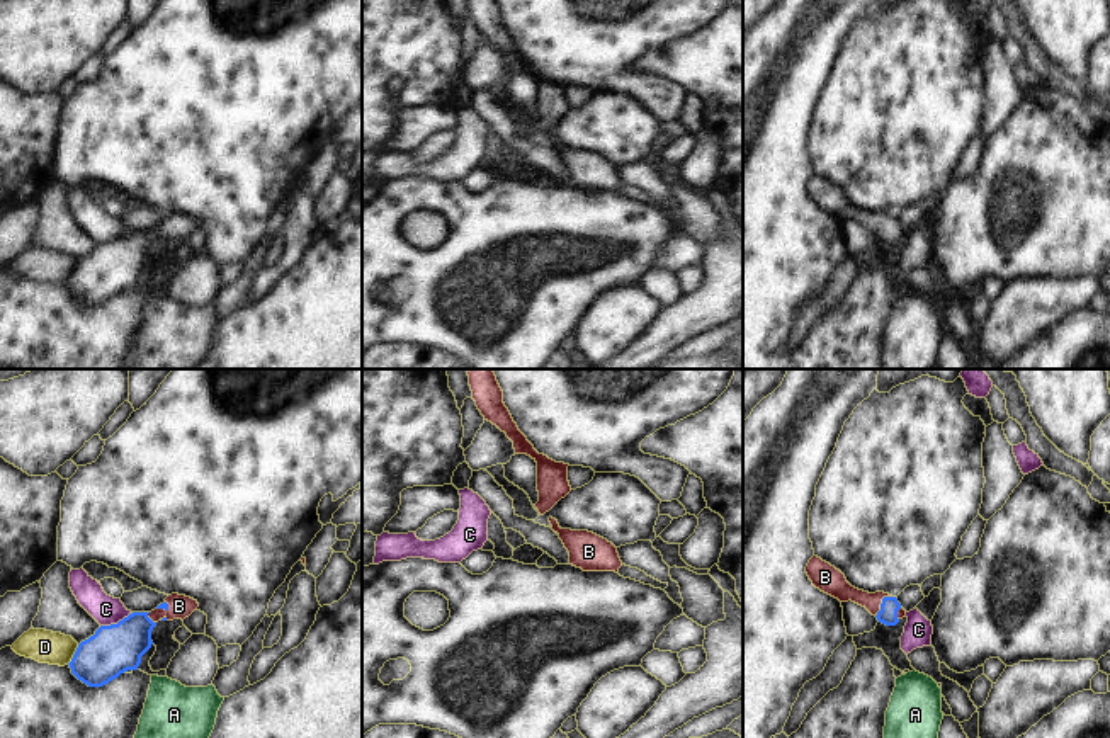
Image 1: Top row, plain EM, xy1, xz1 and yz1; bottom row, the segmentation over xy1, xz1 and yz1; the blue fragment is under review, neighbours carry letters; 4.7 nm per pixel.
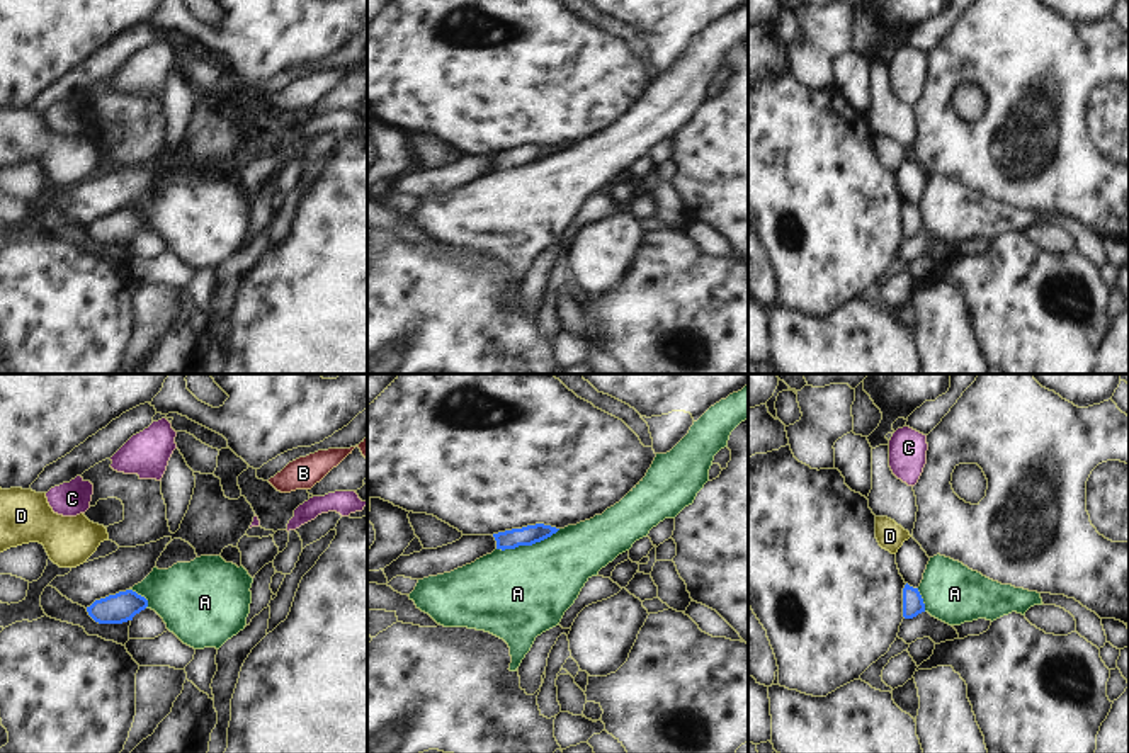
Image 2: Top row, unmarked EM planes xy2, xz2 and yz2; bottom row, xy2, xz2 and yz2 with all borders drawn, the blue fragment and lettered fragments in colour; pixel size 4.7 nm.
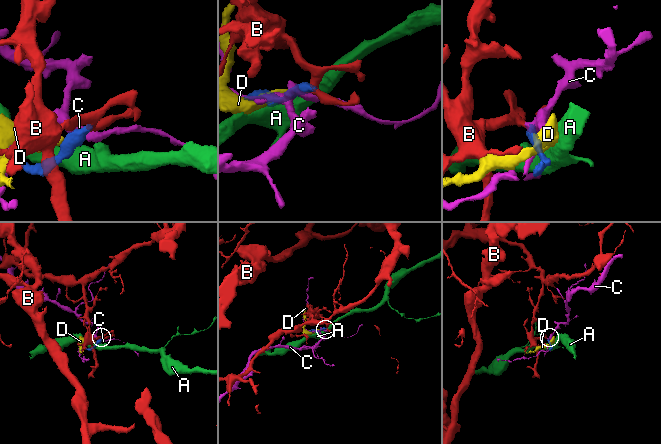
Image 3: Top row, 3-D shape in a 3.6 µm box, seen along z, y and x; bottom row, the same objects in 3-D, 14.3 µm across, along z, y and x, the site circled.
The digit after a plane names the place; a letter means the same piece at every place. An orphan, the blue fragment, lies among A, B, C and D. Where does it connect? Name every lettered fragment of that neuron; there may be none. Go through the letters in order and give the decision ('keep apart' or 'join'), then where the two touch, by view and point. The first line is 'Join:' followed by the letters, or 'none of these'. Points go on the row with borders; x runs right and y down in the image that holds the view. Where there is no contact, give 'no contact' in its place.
Join: B
A: keep apart | xz2 (527, 544)
B: join | yz1 (881, 604)
C: keep apart | xy1 (118, 623)
D: keep apart | xy1 (73, 655)

